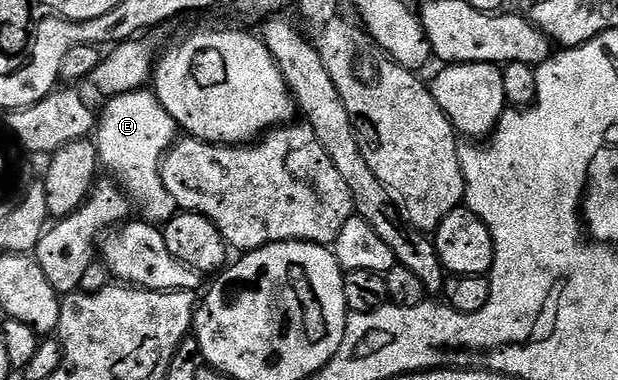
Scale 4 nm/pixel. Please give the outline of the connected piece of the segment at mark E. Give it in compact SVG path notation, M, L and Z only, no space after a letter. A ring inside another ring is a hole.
M151 90L112 96L106 104L107 109L101 112L97 125L102 167L112 172L108 173L138 207L139 204L143 207L142 219L149 224L162 226L177 215L175 203L169 190L165 190L159 169L163 165L163 157L177 139L176 122Z

